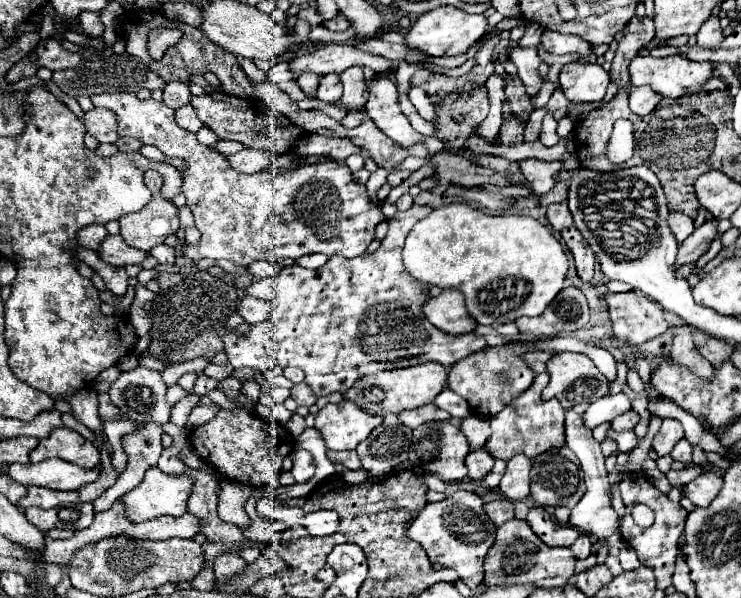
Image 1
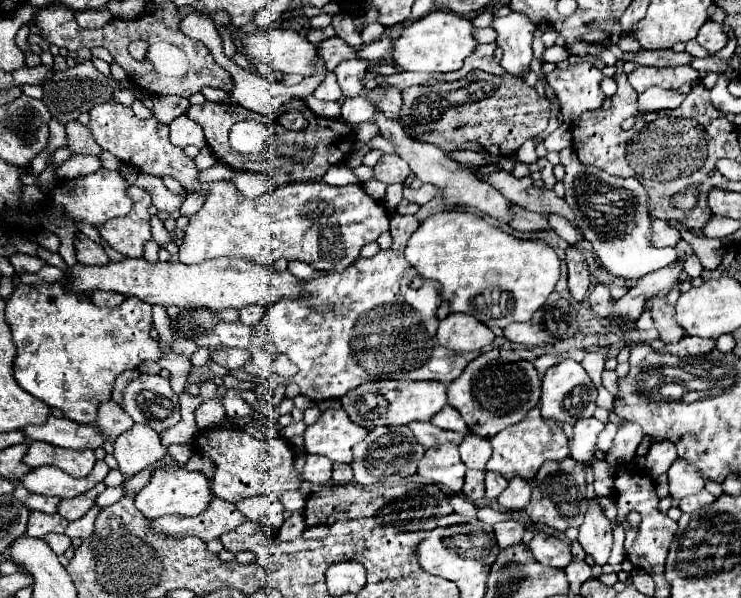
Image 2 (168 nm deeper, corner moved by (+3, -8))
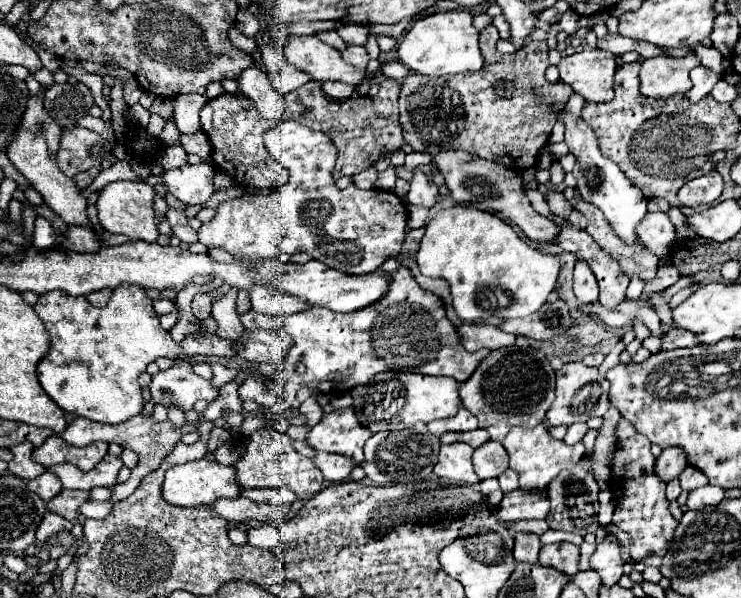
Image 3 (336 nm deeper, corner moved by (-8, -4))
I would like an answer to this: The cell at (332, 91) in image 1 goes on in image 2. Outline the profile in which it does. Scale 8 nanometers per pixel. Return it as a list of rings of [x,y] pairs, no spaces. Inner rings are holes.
[[[327,73],[327,77],[321,81],[321,85],[315,89],[313,93],[317,99],[325,99],[325,101],[339,101],[341,99],[341,89],[337,85],[337,79],[333,73]]]

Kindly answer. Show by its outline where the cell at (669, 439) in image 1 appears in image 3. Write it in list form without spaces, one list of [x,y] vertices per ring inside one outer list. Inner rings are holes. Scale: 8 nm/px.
[[[668,447],[662,451],[662,455],[656,461],[656,475],[668,483],[676,479],[684,469],[686,469],[686,455],[680,451],[680,447]]]

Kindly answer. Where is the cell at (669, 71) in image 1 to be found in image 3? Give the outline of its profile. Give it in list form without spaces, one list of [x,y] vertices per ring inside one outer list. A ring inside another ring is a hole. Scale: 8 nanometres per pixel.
[[[690,53],[682,59],[672,57],[652,57],[642,61],[640,69],[640,95],[646,99],[668,99],[672,95],[682,95],[690,91],[690,69],[698,67],[700,59]]]

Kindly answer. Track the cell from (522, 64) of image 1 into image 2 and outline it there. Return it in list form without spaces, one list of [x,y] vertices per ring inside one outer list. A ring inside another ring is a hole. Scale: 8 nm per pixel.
[[[509,13],[507,17],[495,19],[493,29],[497,31],[495,43],[503,49],[501,67],[511,75],[527,75],[533,61],[531,41],[535,33],[535,23],[531,23],[523,13]]]

